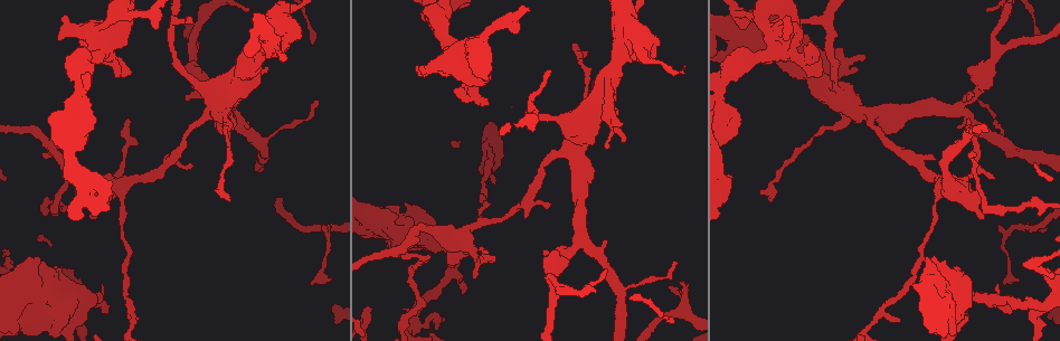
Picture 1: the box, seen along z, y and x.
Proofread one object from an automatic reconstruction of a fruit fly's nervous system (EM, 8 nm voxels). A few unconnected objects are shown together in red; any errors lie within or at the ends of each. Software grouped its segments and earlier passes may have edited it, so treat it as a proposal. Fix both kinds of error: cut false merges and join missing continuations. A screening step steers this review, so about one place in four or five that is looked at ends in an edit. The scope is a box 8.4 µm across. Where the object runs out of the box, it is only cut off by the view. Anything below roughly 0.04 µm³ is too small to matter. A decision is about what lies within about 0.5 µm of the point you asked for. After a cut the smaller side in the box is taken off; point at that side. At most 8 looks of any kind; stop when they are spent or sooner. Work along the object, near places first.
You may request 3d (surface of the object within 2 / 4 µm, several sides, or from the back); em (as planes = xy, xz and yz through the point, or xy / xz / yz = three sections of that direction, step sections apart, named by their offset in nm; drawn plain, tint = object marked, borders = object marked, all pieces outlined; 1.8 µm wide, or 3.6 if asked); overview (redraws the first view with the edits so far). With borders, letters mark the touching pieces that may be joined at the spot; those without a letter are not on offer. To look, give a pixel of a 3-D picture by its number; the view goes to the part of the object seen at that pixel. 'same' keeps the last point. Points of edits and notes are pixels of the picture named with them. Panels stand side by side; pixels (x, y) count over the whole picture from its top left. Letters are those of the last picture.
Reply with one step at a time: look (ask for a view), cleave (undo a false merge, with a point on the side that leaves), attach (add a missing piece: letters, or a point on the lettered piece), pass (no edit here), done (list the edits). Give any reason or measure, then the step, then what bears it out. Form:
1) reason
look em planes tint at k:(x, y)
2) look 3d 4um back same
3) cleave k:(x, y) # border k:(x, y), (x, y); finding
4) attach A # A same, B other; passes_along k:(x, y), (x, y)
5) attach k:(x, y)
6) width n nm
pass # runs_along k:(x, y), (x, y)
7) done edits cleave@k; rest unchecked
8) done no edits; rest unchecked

free end
look em xz step 4 borders at 1:(606, 269)

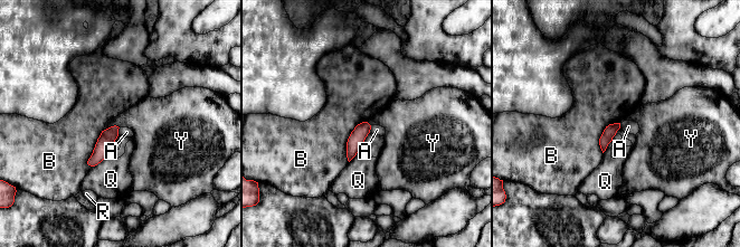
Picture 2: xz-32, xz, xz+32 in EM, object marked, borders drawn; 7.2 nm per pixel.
another direction
look em planes borders same

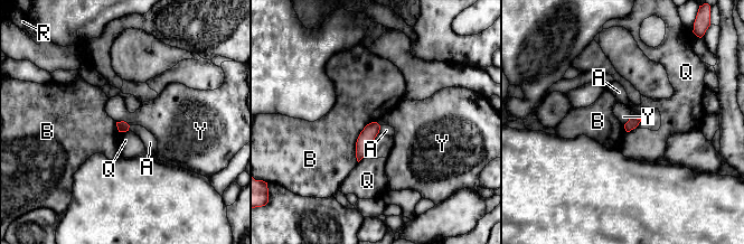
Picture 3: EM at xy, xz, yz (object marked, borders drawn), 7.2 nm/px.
longest_contact B 320 nm
pass # A other, B other, Q other, R other, Y other; none of them fits

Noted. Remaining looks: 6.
four or more arms meet
look em 3.6um planes tint at 1:(208, 91)

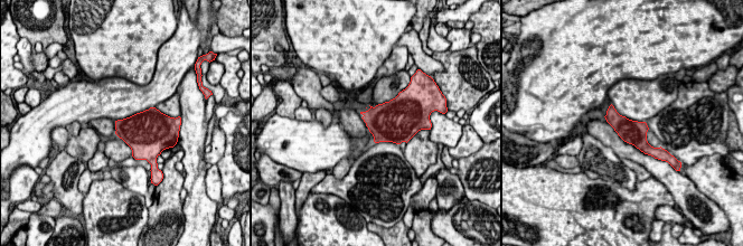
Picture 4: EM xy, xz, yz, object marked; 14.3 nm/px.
look em 3.6um planes borders same

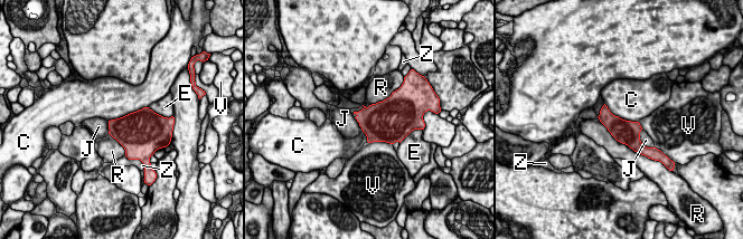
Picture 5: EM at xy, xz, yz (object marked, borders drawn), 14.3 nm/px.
pass # C other, E other, J other, R other, V other, Z other; border 5:(148, 106), (109, 121); continuous, no second cell

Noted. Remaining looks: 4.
a fork
look 3d 2um at 1:(937, 189)

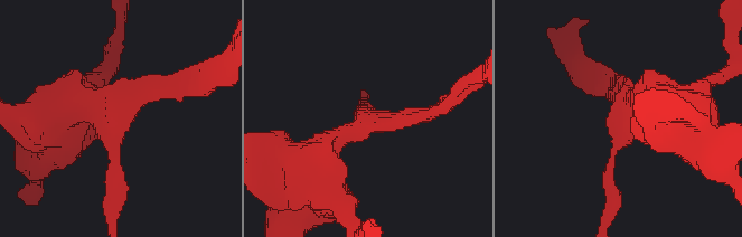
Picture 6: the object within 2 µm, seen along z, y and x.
look em xy step 8 borders at 6:(113, 110)

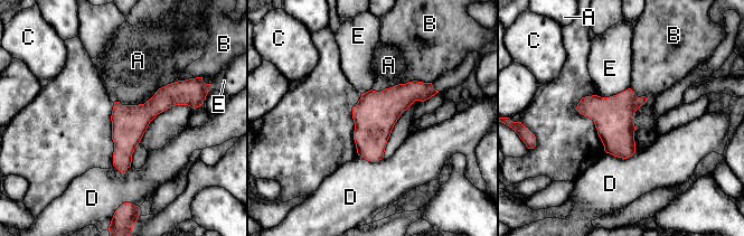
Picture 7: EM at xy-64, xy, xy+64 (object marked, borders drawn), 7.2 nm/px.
pass # A other, B other, C other, D other, E other; border 7:(630, 87), (646, 97), (634, 151); one cell here

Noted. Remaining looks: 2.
done no edits; rest unchecked

